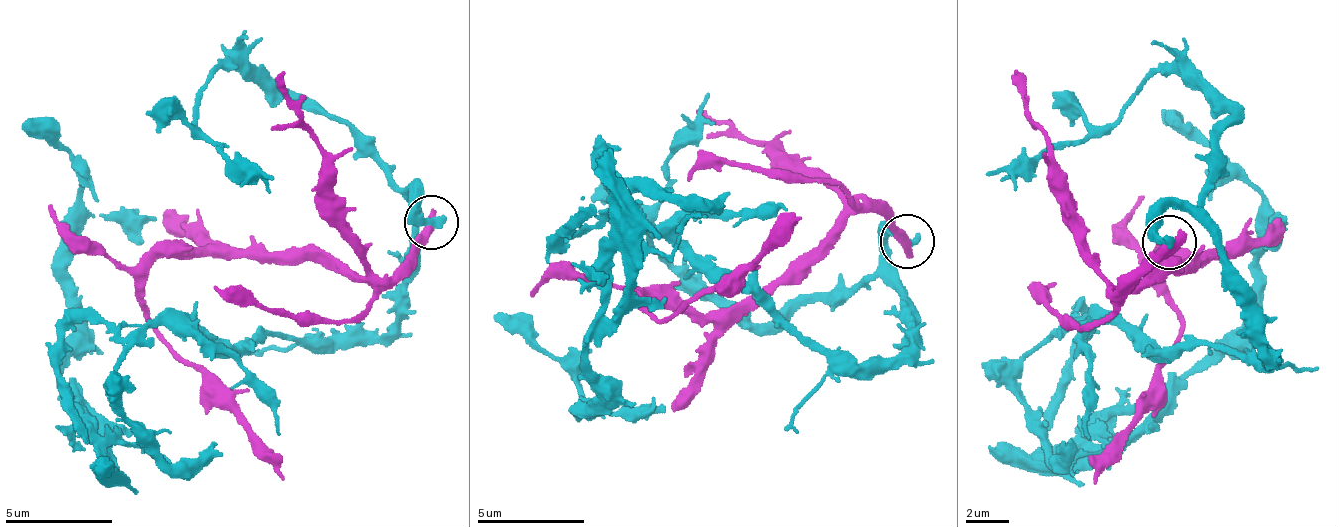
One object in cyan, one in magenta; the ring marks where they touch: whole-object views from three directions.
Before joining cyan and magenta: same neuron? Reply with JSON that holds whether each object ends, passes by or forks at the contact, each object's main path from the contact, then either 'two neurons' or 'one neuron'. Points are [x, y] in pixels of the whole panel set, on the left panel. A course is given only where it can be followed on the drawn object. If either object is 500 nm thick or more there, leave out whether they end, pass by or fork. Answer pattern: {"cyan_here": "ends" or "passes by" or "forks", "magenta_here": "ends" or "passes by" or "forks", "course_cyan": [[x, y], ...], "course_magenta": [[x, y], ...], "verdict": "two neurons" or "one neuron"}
{"course_cyan": [[432, 223], [407, 190], [379, 329], [149, 327], [116, 406], [173, 467], [60, 378], [83, 170], [21, 122]], "course_magenta": [[432, 223], [376, 281], [319, 257], [176, 255], [149, 267], [141, 304], [160, 336], [282, 481]], "verdict": "two neurons"}

